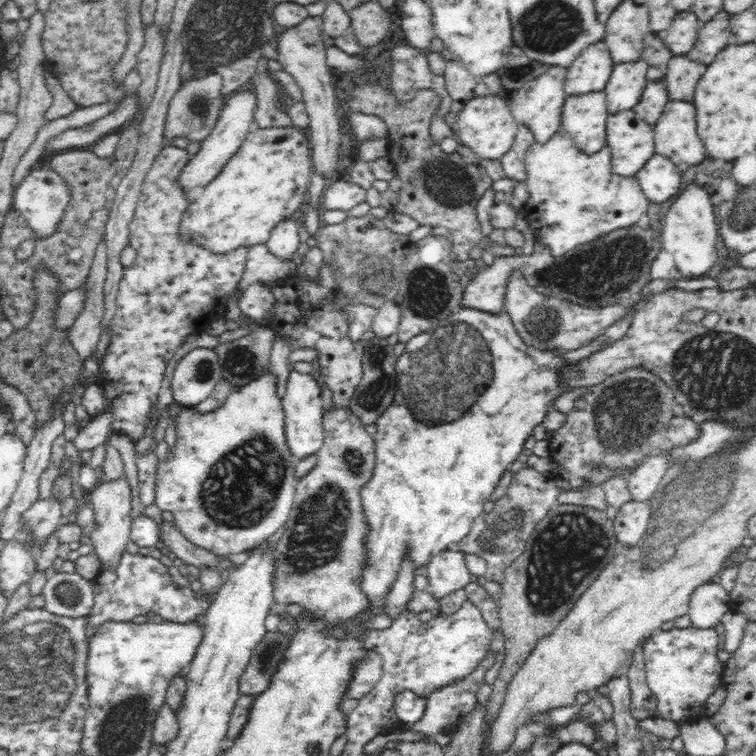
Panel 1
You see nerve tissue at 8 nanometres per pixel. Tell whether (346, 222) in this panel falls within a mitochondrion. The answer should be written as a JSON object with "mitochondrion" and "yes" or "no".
{"mitochondrion":"no"}

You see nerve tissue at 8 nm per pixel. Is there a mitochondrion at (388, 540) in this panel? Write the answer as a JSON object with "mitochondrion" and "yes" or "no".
{"mitochondrion":"no"}

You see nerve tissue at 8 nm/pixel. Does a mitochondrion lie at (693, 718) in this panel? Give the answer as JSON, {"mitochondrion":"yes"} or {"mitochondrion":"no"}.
{"mitochondrion":"no"}

